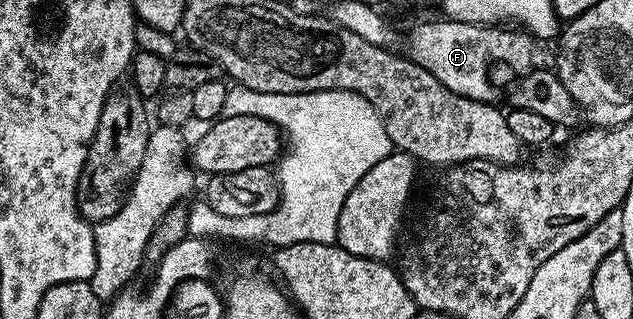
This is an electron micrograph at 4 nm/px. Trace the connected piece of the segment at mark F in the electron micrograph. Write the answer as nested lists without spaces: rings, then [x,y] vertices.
[[[427,21],[411,33],[411,60],[422,63],[449,91],[465,95],[474,101],[494,102],[495,85],[491,82],[491,65],[503,64],[515,75],[522,75],[532,68],[531,56],[535,49],[530,33],[515,27],[474,25],[460,21]]]

